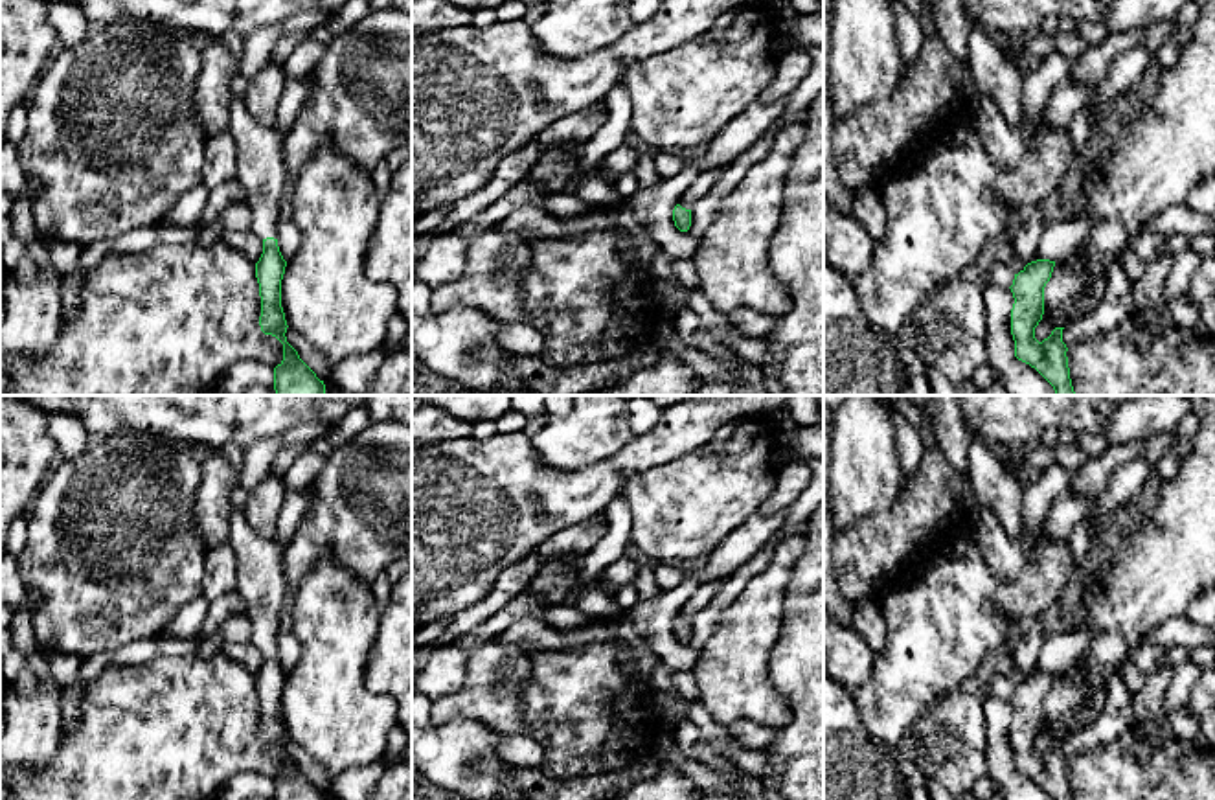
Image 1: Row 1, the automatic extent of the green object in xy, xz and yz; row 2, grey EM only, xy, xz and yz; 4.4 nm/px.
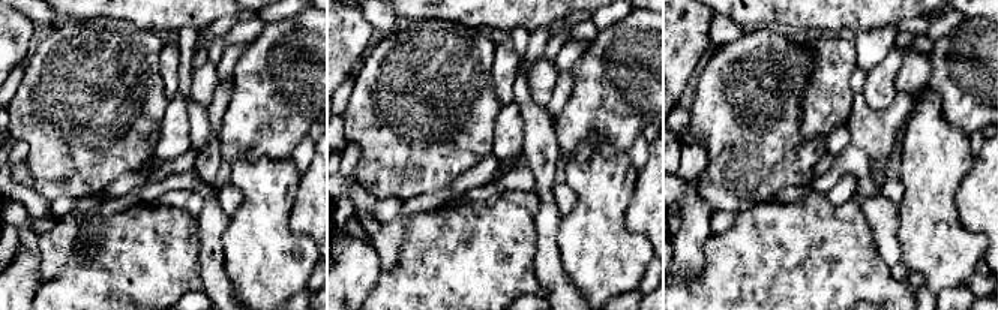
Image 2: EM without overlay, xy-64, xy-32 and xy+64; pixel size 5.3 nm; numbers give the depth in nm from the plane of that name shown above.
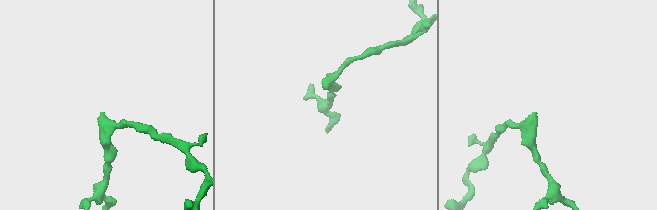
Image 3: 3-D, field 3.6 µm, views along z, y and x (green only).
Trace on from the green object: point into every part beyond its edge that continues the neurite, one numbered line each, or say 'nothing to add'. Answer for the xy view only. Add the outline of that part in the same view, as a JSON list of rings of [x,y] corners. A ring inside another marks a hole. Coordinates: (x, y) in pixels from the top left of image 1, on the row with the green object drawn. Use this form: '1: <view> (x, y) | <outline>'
1: xy (261, 171) | [[[232,96],[230,123],[237,145],[237,180],[246,191],[252,232],[263,241],[278,235],[279,199],[289,173],[283,162],[285,132],[261,127],[248,112],[244,97]]]

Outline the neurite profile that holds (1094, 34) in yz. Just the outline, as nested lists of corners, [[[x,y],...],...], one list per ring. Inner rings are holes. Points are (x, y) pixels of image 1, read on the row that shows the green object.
[[[1083,22],[1077,24],[1075,31],[1088,42],[1088,44],[1101,44],[1110,35],[1103,22]]]

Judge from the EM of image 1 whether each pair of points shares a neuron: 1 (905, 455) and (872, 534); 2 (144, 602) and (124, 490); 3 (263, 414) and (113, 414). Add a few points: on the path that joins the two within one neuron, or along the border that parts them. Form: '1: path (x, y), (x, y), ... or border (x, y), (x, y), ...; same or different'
1: border (925, 451), (919, 466), (907, 479); different
2: path (131, 574), (124, 567), (124, 517); same
3: path (227, 414), (149, 414); same

